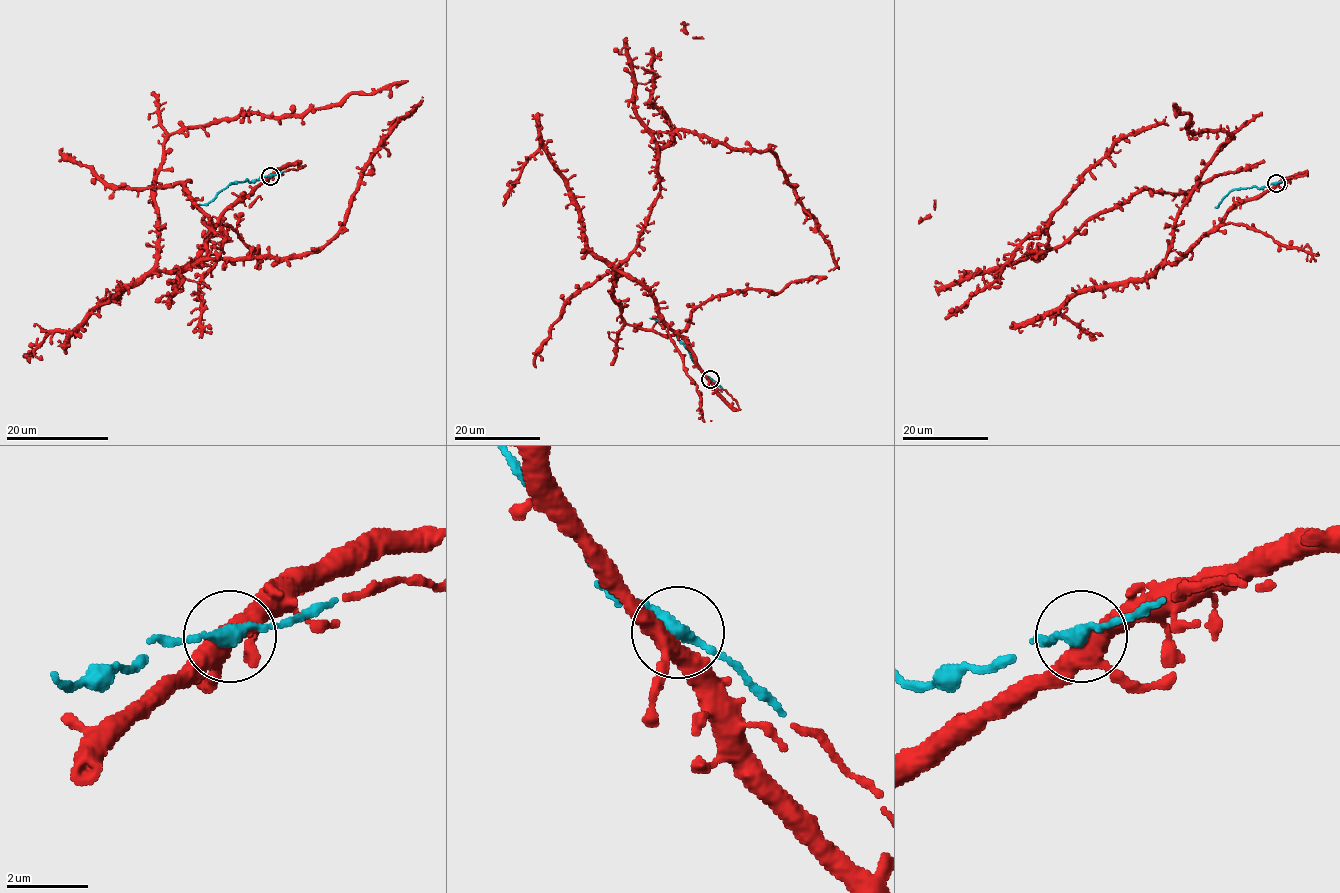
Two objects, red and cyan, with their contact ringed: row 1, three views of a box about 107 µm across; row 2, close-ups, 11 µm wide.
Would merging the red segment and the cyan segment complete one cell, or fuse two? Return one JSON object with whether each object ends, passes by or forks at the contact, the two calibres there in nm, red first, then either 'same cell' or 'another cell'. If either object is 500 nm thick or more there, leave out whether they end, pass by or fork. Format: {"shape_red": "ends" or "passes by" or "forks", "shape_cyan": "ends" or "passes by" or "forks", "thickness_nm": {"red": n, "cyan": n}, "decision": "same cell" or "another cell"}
{"shape_red": "forks", "shape_cyan": "passes by", "thickness_nm": {"red": 400, "cyan": 280}, "decision": "same cell"}

